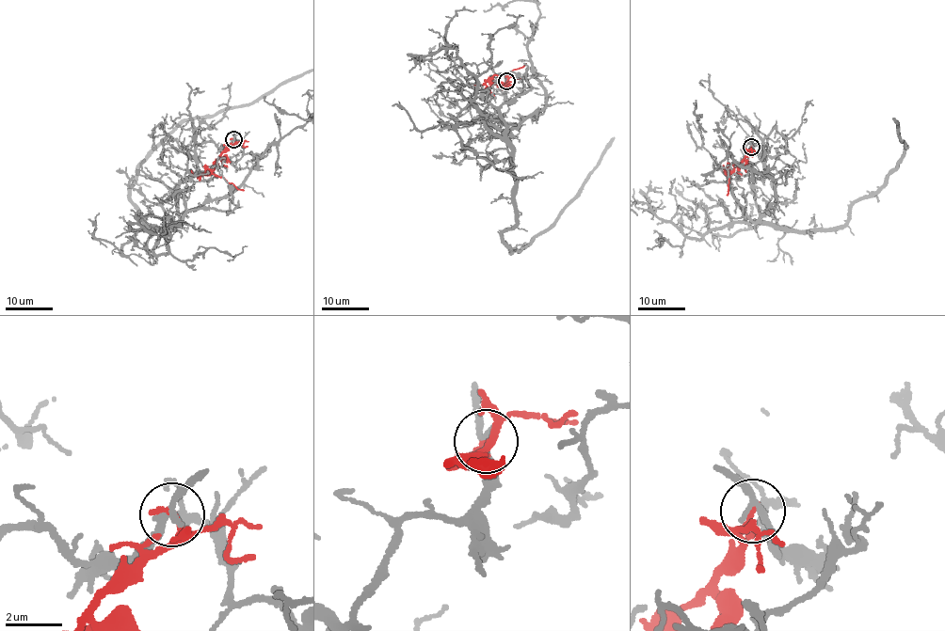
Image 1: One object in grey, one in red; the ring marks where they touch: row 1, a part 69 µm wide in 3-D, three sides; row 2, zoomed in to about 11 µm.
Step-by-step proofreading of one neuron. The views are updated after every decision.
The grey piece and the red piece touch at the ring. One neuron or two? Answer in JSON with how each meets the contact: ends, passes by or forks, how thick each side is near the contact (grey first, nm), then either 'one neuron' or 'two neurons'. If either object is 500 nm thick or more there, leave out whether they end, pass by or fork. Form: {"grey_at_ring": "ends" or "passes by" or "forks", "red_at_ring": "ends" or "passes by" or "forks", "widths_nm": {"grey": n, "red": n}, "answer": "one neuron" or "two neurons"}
{"grey_at_ring": "passes by", "red_at_ring": "passes by", "widths_nm": {"grey": 240, "red": 160}, "answer": "two neurons"}

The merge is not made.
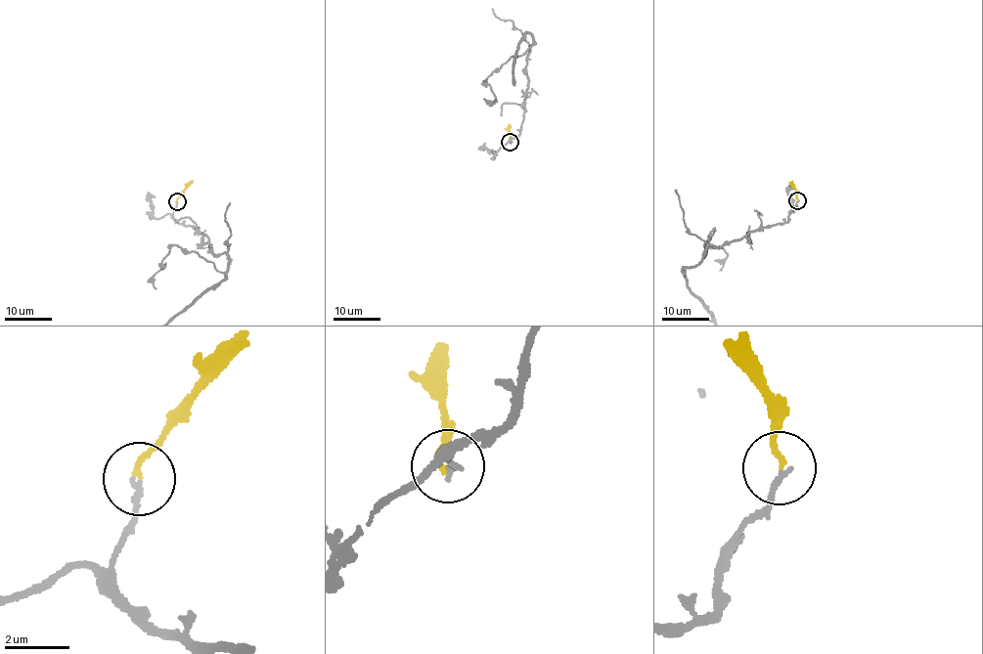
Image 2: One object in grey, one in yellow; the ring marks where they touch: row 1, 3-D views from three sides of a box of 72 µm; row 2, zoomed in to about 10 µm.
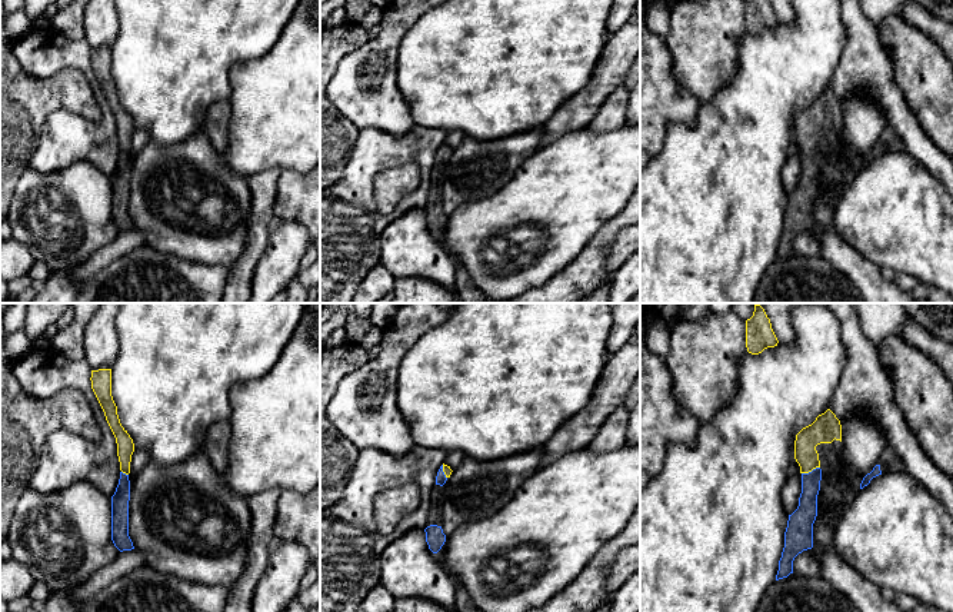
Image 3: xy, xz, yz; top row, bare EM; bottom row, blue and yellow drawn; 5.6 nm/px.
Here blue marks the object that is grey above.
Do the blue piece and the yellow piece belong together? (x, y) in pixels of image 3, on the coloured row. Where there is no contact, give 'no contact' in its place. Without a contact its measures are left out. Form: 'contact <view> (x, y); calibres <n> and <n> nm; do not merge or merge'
contact yz (812, 471); calibres 120 and 160 nm; merge

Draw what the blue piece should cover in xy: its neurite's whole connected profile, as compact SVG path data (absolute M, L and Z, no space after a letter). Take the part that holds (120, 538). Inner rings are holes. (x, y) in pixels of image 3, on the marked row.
M111 369L91 370L91 389L104 412L106 420L116 438L117 456L120 462L120 479L111 496L111 541L123 551L134 549L129 536L129 500L130 500L130 462L134 443L127 430L121 426L117 406L111 396Z

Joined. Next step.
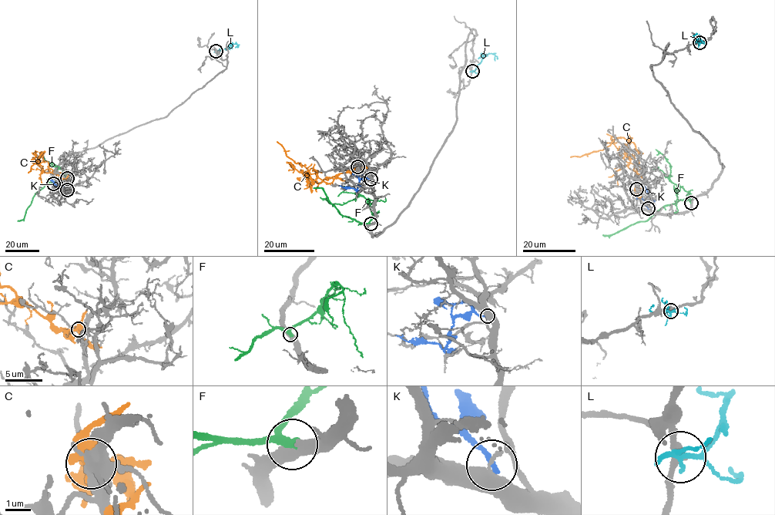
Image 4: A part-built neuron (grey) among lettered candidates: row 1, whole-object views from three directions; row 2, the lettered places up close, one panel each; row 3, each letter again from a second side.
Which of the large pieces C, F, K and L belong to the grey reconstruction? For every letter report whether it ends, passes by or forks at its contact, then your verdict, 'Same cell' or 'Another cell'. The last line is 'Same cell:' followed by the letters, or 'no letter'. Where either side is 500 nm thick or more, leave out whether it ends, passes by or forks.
C: It passes by. Another cell
F: Same cell
K: It ends there. Another cell
L: It forks there. Another cell
Same cell: F

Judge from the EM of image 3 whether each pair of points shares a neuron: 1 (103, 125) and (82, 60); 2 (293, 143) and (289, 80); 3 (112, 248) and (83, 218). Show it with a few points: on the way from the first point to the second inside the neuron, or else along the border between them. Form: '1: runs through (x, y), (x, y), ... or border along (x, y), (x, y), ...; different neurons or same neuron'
1: runs through (105, 109), (90, 76); same neuron
2: runs through (293, 127), (293, 96); same neuron
3: border along (120, 232), (82, 263); different neurons

